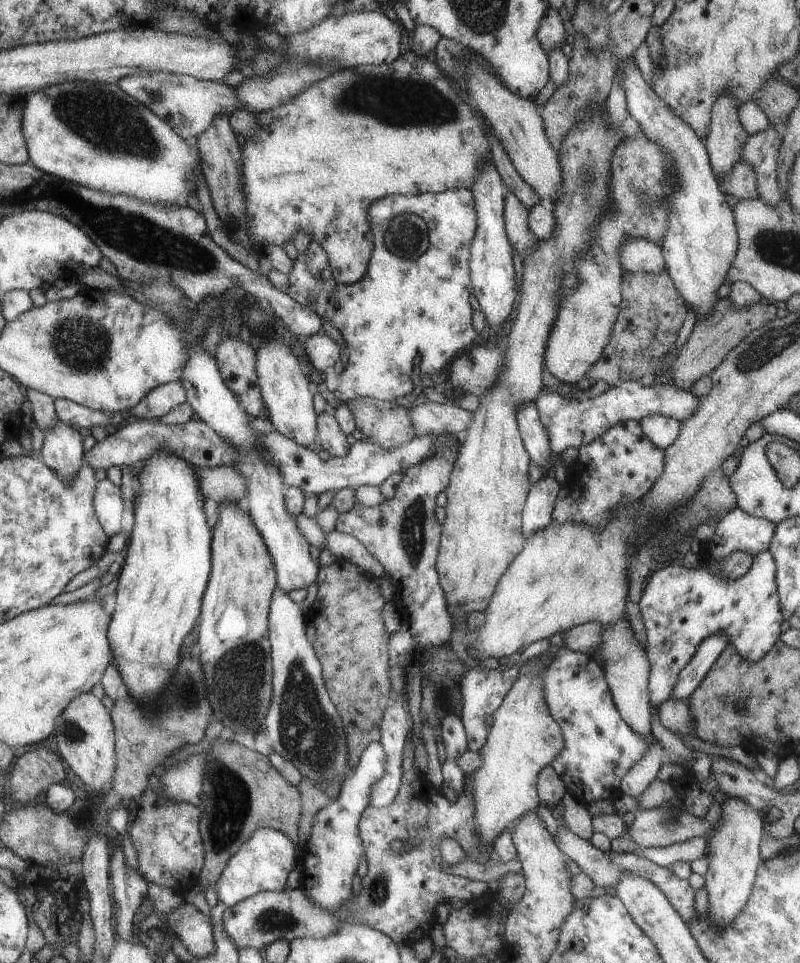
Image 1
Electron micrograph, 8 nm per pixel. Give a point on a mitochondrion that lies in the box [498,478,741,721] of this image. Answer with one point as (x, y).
(672, 525)

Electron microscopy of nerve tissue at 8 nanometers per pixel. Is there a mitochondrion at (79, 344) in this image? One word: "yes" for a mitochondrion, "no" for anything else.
yes

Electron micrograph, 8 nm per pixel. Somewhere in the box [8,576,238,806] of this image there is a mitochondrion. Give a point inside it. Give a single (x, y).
(72, 730)

